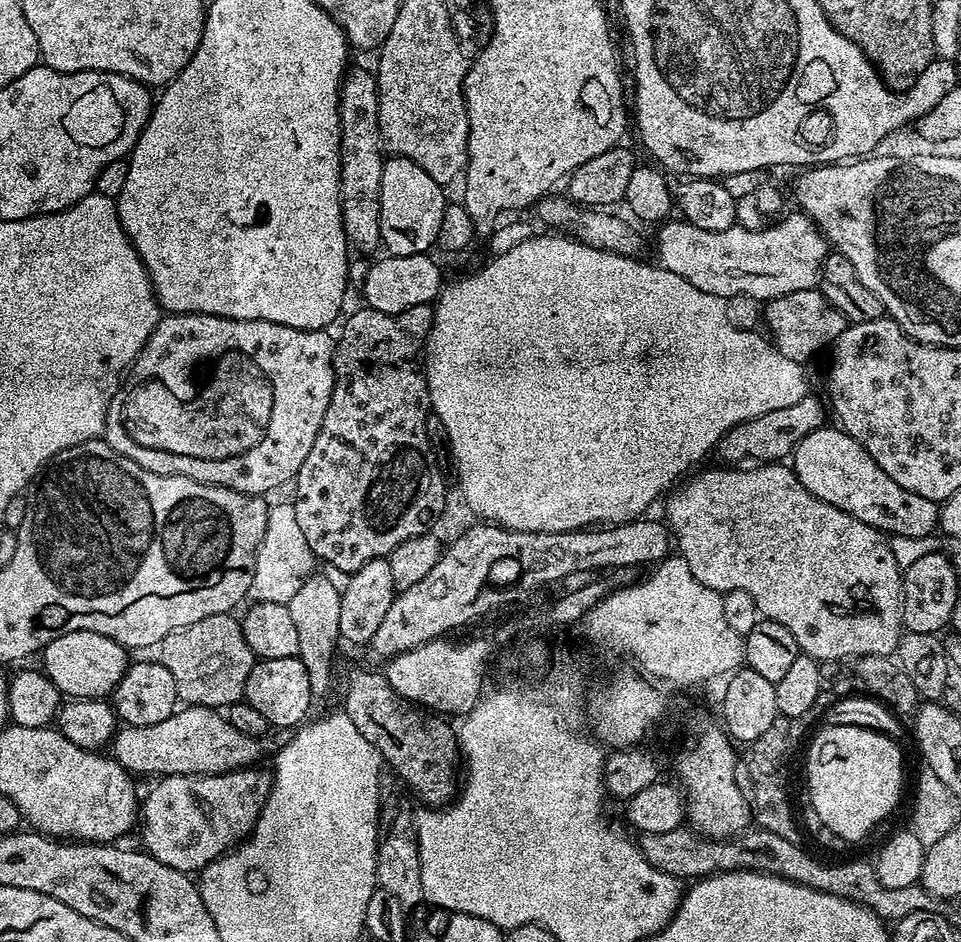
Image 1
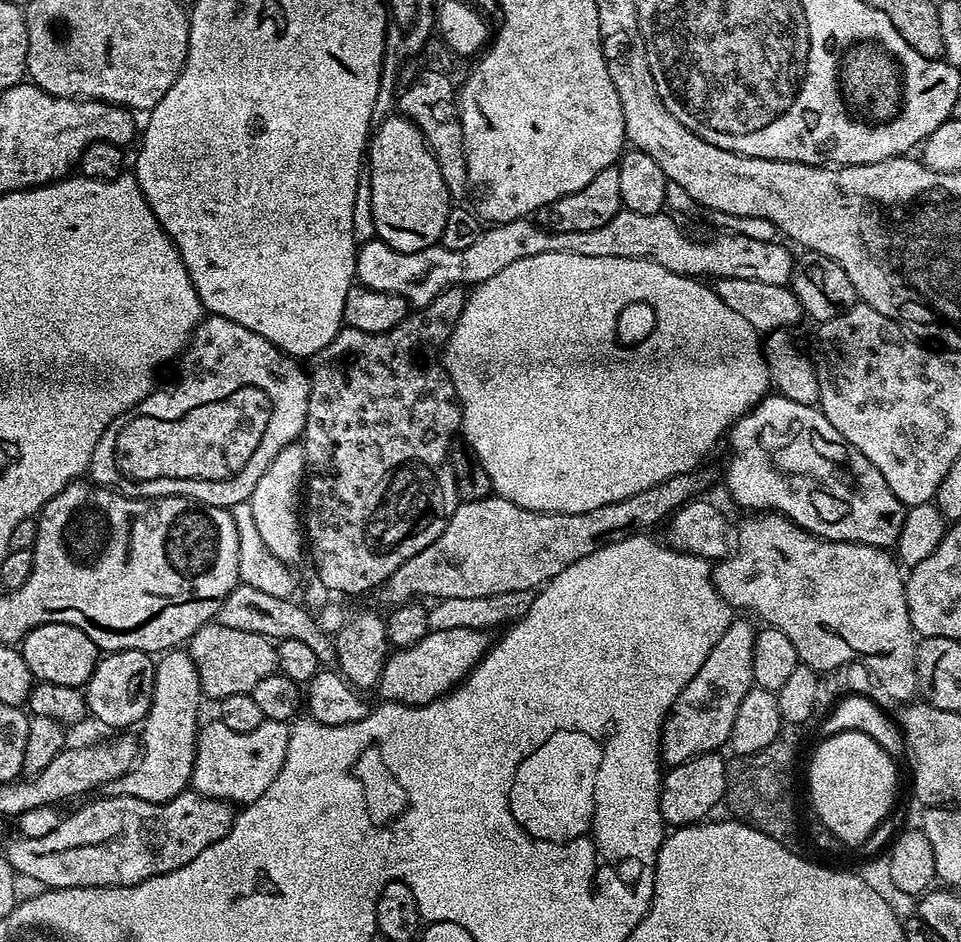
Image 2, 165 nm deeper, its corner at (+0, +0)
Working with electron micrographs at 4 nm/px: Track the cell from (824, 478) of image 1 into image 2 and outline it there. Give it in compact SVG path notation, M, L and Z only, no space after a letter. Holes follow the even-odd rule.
M769 394L756 407L751 408L742 419L732 425L726 436L726 444L727 440L729 446L732 447L732 453L728 456L728 469L724 472L724 484L728 487L728 492L738 507L748 508L744 510L775 510L782 516L790 517L799 528L805 528L807 532L812 532L816 536L822 537L823 540L849 540L888 550L895 545L896 539L902 534L906 505L898 498L894 498L894 490L890 490L890 486L886 486L886 478L882 478L882 474L878 474L878 466L870 463L857 448L850 446L846 442L846 438L842 438L842 434L838 434L838 430L834 430L834 426L830 426L830 422L819 407L803 405L779 394Z

